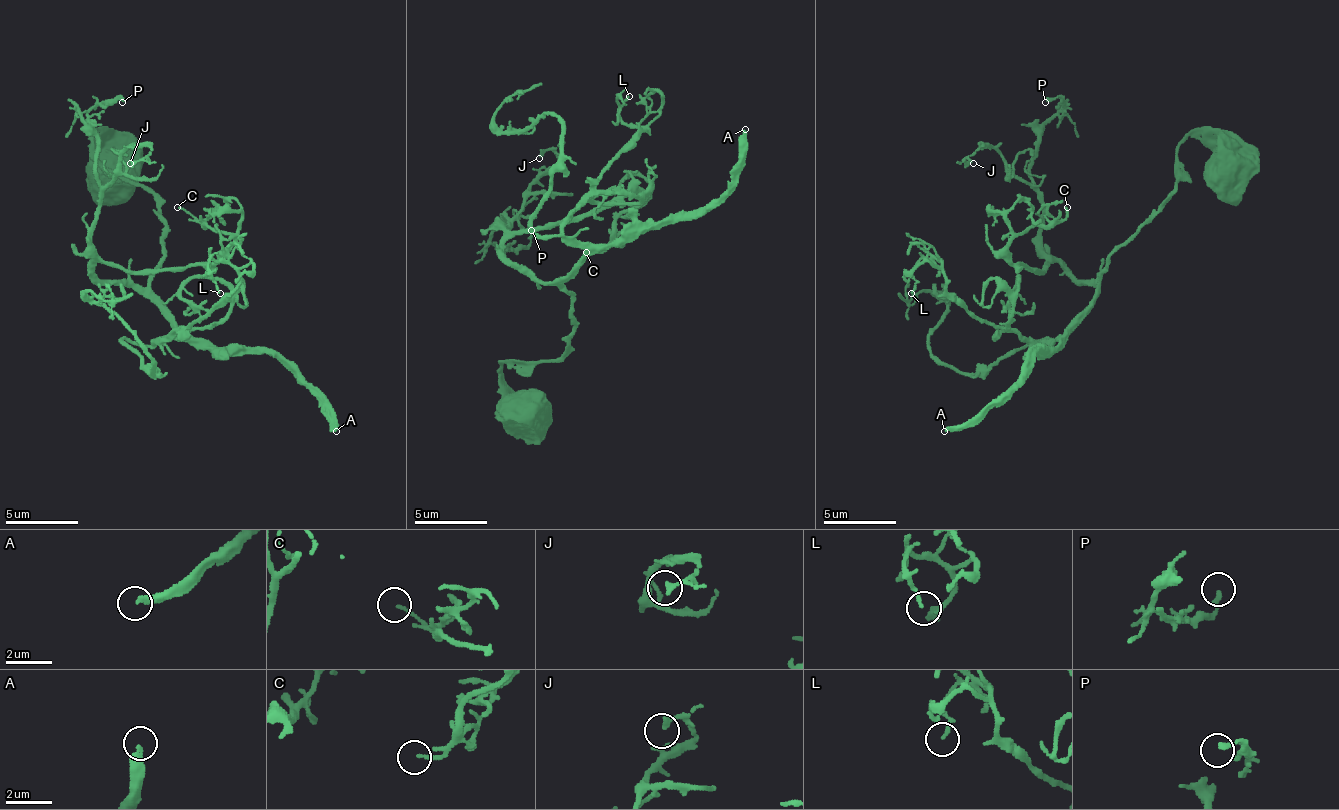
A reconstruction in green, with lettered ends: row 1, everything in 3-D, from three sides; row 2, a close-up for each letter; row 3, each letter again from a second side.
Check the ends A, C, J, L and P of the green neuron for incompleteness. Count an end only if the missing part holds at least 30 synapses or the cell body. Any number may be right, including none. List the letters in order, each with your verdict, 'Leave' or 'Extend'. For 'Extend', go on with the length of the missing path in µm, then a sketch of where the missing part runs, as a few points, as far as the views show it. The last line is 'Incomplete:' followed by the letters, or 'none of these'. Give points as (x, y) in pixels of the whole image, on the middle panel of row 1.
A: Extend. Missing length about 300 µm
C: Leave
J: Leave
L: Leave
P: Leave
Incomplete: A

